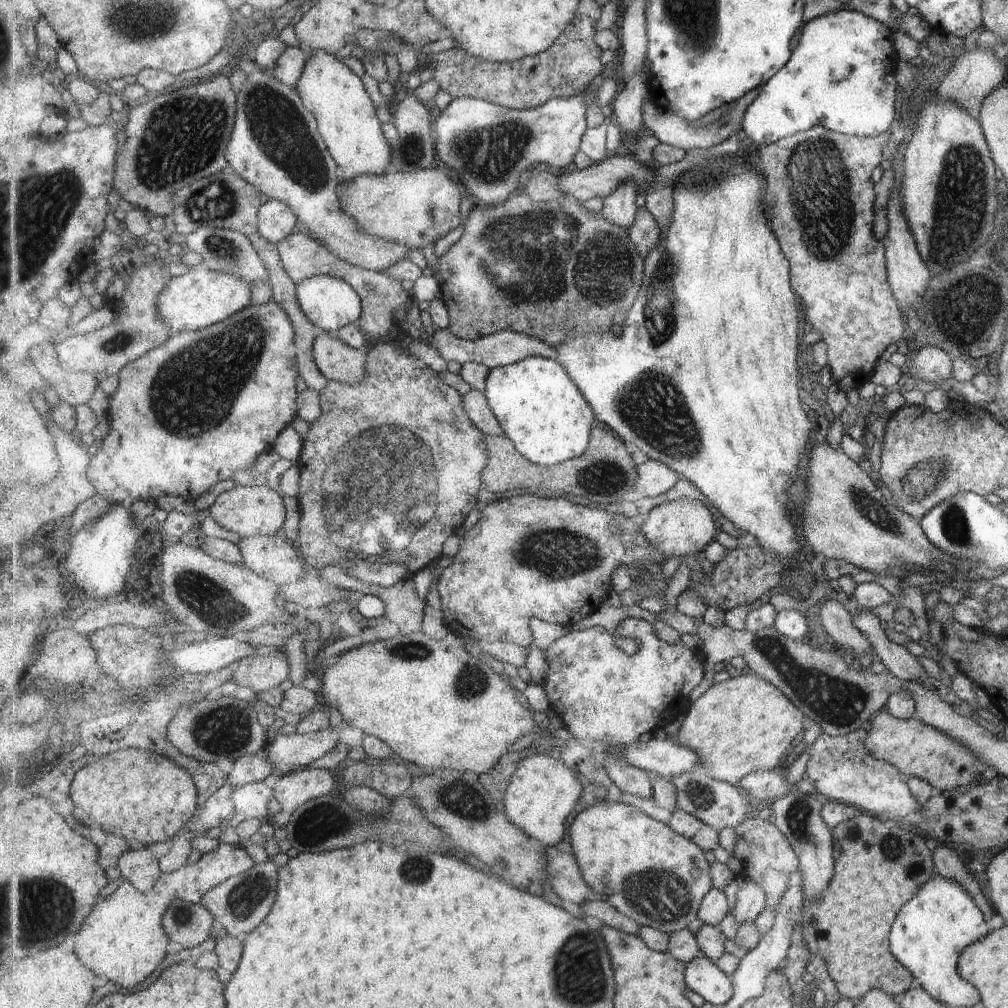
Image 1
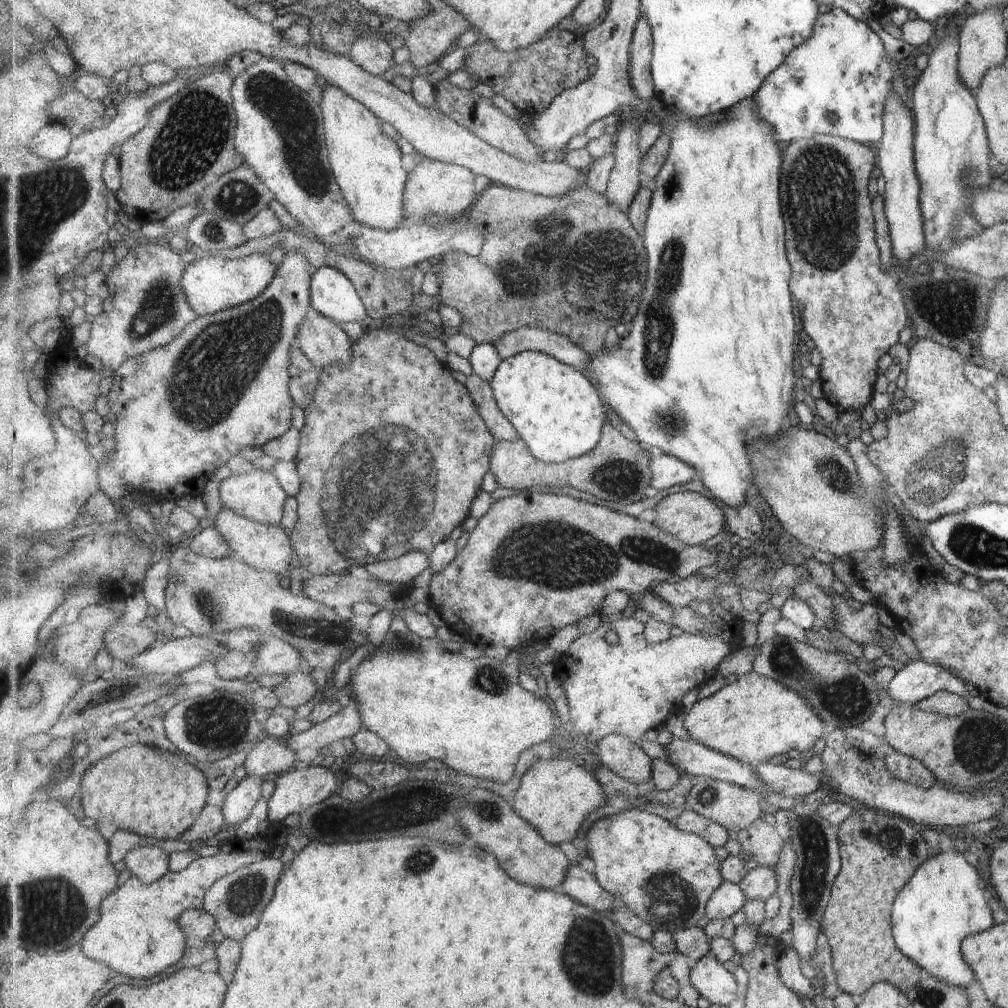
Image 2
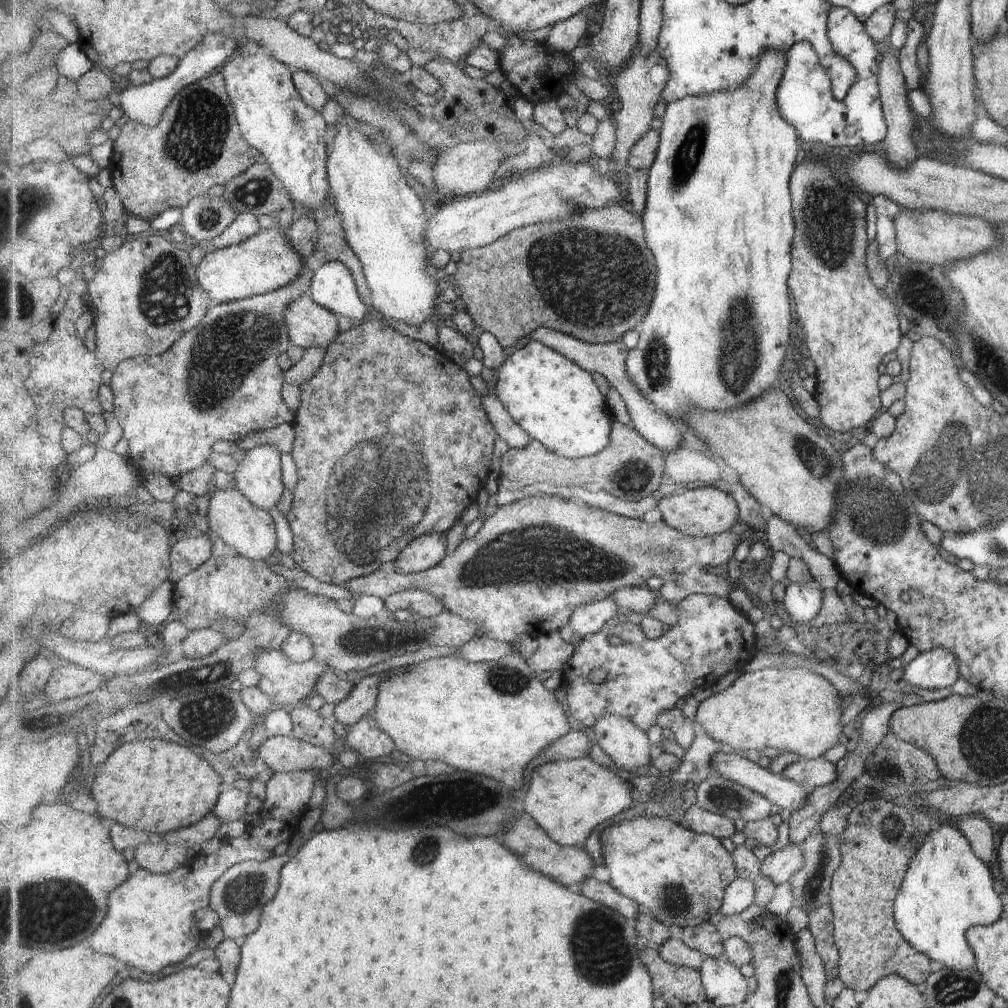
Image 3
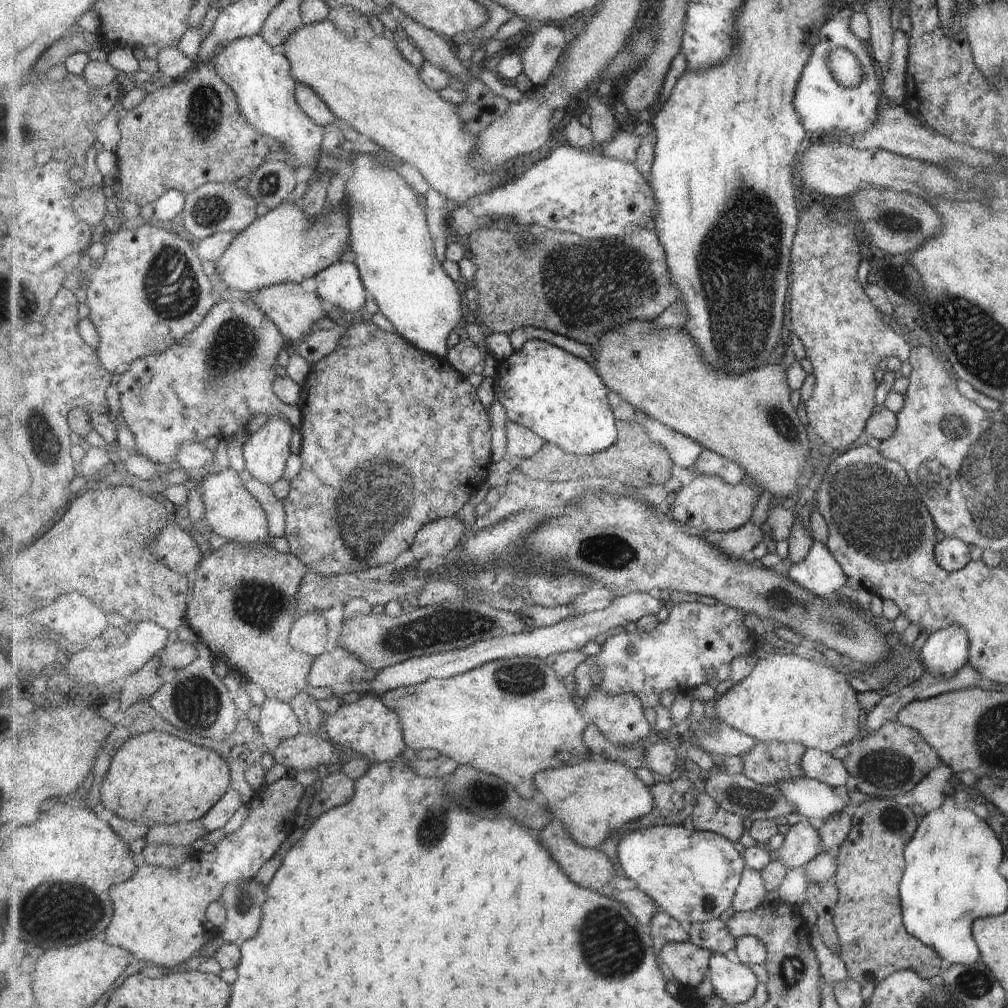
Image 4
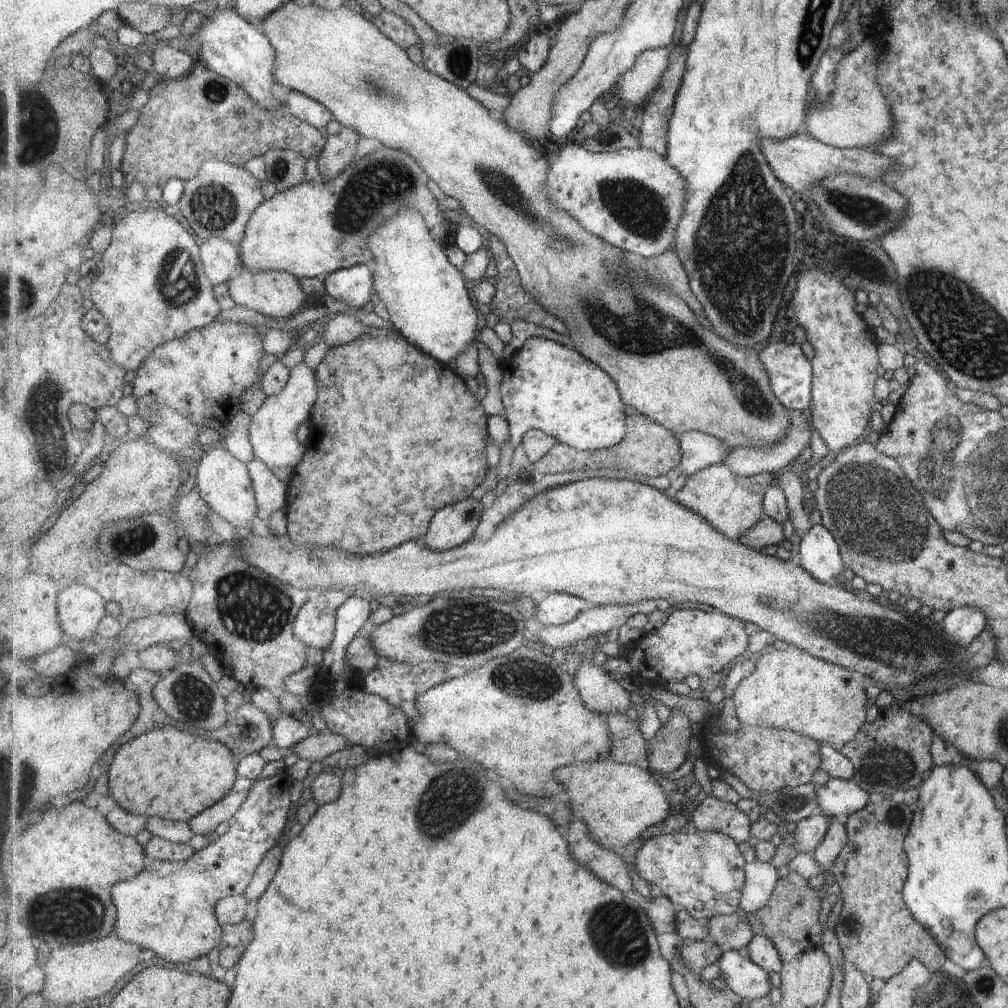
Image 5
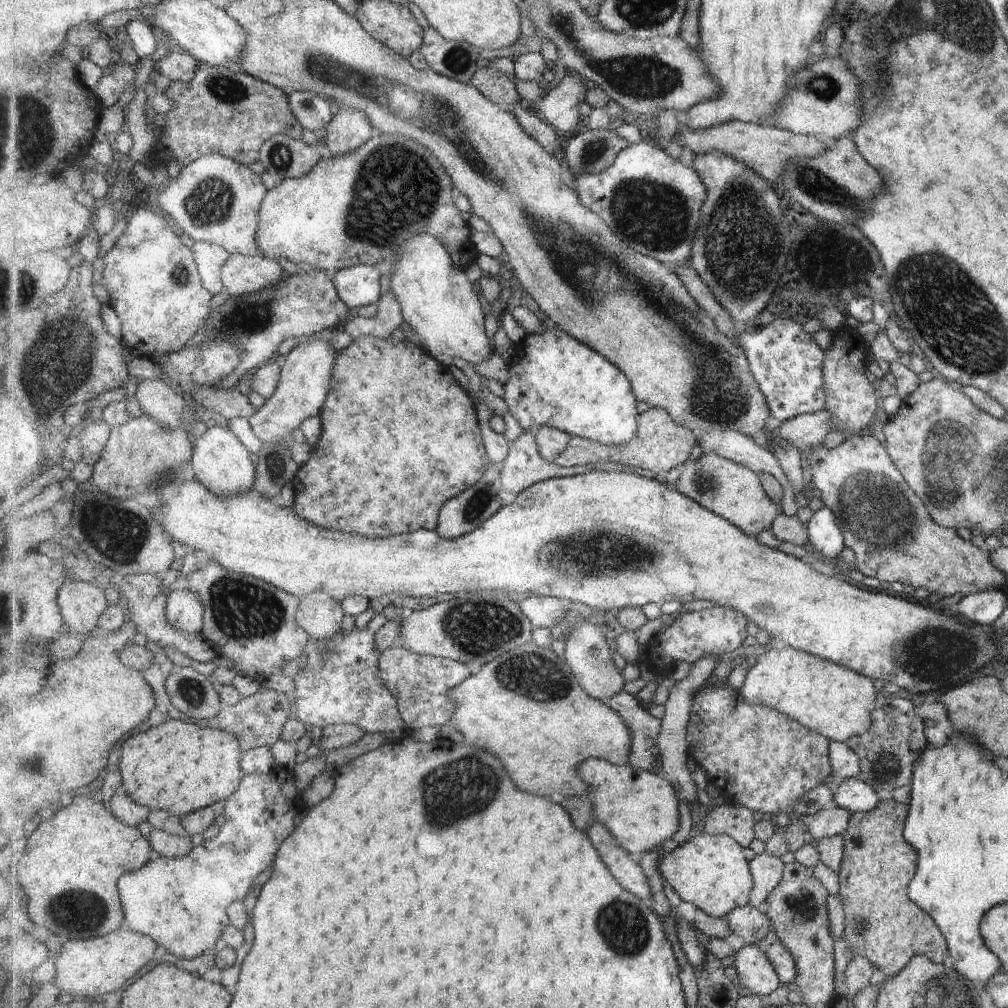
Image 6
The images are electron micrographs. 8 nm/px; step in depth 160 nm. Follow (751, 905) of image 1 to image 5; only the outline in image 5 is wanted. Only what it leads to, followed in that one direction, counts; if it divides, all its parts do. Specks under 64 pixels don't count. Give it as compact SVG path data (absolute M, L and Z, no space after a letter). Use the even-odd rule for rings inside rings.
M819 813L818 815L804 818L791 826L795 848L799 853L811 853L821 842L829 821L833 819Z

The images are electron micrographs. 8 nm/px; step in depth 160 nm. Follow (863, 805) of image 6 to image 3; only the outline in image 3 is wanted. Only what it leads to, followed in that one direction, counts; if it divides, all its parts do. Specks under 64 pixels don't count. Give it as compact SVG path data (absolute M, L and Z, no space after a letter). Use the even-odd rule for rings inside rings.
M714 753L711 758L711 775L719 775L723 778L729 779L730 781L739 783L744 787L750 788L759 794L762 794L770 800L775 806L776 810L787 809L790 812L797 810L799 805L804 803L805 797L808 791L805 790L801 785L785 778L783 774L772 773L769 768L762 768L755 762L743 758L735 753Z

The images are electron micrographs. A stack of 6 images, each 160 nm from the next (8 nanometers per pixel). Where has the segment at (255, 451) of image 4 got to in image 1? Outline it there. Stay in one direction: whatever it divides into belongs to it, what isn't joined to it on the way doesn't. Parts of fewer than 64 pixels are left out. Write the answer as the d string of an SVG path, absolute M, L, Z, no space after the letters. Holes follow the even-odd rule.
M240 485L220 493L210 507L213 520L225 530L238 534L239 538L268 536L275 537L283 533L286 526L286 501L267 485Z

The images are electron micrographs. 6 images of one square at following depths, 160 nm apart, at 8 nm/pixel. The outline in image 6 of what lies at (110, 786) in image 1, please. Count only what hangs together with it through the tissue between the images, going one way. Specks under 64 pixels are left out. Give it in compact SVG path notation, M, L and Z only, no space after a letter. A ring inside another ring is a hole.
M170 720L151 727L147 732L133 735L124 742L119 766L124 784L122 791L140 805L149 807L151 811L167 811L183 818L212 804L227 800L239 790L245 775L242 758L241 743L232 732L203 728L193 722Z

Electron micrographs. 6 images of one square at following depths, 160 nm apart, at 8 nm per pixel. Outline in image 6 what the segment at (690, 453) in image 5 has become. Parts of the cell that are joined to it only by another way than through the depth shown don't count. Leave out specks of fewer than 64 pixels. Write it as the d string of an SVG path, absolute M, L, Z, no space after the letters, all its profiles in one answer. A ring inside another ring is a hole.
M725 431L725 432L698 432L697 434L698 444L702 447L702 454L708 455L709 453L715 453L719 456L725 457L730 461L742 464L749 467L756 473L769 473L772 474L783 485L783 500L781 500L781 511L784 515L793 517L796 515L798 506L795 503L794 490L792 484L787 480L787 475L780 467L779 459L768 451L765 447L761 446L761 439L750 437L737 431Z

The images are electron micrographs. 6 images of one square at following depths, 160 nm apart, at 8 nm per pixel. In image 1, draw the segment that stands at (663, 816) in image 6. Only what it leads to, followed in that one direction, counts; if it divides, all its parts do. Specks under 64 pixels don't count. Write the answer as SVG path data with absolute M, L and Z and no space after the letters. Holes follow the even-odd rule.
M534 748L518 762L500 805L509 820L533 840L543 846L553 847L559 840L563 840L563 830L567 830L567 820L571 812L576 810L583 787L573 771L555 753Z

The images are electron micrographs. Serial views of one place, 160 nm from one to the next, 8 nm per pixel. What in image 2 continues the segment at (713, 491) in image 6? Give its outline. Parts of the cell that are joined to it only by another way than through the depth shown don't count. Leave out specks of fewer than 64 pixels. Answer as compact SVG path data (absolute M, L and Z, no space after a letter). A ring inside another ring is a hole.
M683 491L666 496L655 508L655 521L659 528L691 546L703 545L709 538L715 538L727 529L723 510L711 498L695 491Z

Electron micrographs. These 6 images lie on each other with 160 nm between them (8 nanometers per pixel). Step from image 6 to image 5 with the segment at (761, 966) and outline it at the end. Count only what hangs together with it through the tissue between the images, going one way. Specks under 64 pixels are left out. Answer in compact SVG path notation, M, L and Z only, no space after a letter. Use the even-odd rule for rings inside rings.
M724 951L718 966L720 976L726 982L727 991L742 1005L769 994L771 990L769 974L751 960L746 952Z

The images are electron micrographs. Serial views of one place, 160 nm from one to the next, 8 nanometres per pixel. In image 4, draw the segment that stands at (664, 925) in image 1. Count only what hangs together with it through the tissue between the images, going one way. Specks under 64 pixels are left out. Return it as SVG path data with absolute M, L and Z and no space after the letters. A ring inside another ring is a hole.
M669 824L649 827L627 833L618 844L618 857L628 878L636 882L636 887L651 897L661 908L687 928L693 944L710 950L713 954L732 955L737 939L731 934L728 924L719 916L732 907L732 902L746 869L743 854L737 852L732 840L713 831L687 830L683 825L671 827Z

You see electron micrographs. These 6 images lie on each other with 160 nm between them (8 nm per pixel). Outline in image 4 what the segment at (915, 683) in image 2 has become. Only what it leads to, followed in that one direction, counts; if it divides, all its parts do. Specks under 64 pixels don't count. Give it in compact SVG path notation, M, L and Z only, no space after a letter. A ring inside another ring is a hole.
M948 626L931 633L918 651L924 673L950 677L965 663L968 655L967 635L961 627Z

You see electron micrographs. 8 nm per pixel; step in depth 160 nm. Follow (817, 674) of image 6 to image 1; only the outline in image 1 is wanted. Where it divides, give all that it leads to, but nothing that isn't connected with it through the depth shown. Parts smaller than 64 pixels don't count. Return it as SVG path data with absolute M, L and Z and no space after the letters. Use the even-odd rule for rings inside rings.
M745 670L738 677L715 683L690 707L677 740L693 749L702 766L699 770L715 780L740 784L751 773L784 767L793 740L803 729L804 714L777 688L757 673Z

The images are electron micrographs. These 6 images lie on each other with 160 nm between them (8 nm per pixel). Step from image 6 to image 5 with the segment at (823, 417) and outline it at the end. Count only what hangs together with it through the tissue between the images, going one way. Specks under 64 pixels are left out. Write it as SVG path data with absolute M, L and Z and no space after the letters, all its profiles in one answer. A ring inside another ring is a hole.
M792 410L790 434L782 442L768 449L737 447L722 460L737 475L752 477L763 473L777 472L790 466L799 458L799 452L810 442L810 426L801 410Z

